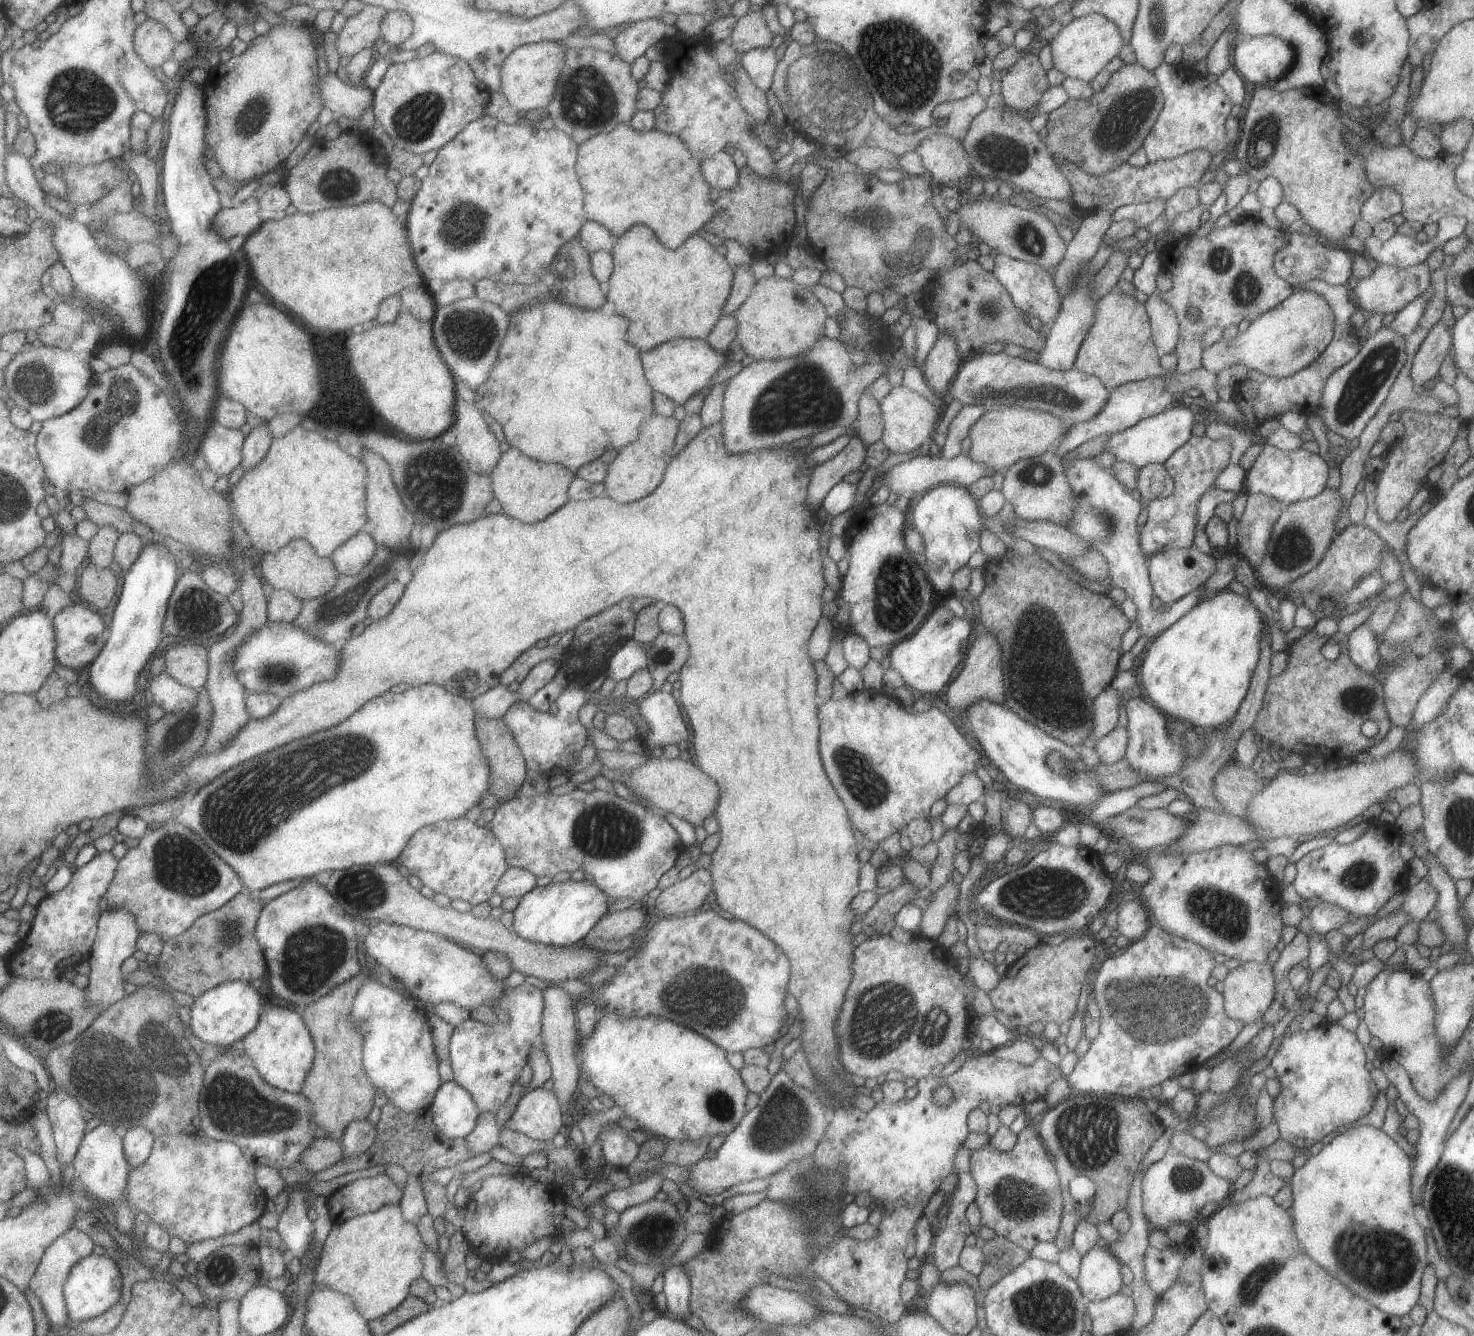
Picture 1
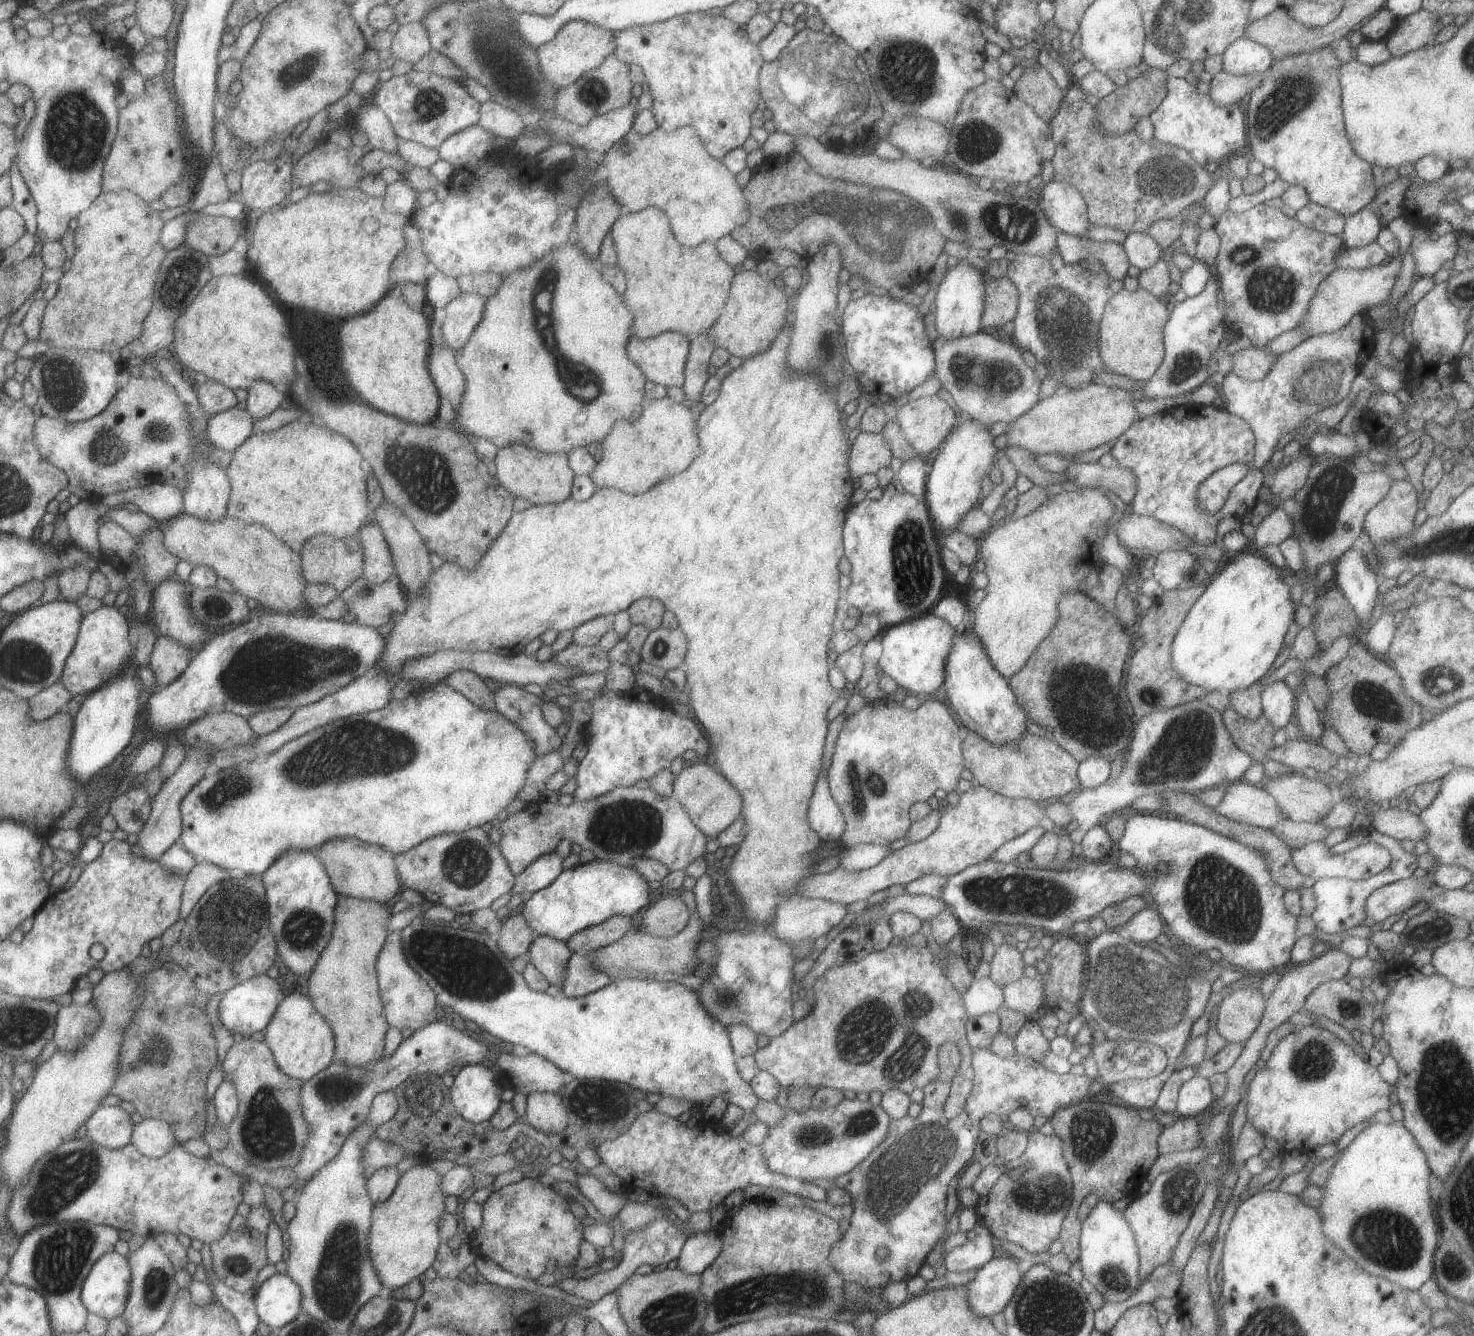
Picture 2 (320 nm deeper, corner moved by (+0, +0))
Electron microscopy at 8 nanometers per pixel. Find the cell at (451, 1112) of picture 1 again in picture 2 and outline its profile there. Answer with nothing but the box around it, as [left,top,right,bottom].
[450,1063,502,1121]

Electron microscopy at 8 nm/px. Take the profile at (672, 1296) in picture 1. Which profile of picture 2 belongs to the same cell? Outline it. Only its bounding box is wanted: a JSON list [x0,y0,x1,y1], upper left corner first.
[677,1229,722,1274]

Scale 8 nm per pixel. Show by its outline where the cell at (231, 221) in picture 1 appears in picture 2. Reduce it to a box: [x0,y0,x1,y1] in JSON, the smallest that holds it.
[186,217,241,258]

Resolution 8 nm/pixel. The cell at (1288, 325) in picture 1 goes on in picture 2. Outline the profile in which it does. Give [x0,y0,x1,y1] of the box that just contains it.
[1297,256,1401,335]

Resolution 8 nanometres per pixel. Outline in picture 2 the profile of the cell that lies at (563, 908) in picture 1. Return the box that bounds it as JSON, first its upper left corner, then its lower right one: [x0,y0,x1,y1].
[518,857,649,941]

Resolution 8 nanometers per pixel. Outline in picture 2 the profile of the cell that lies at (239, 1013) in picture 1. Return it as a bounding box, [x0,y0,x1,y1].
[219,974,285,1037]

